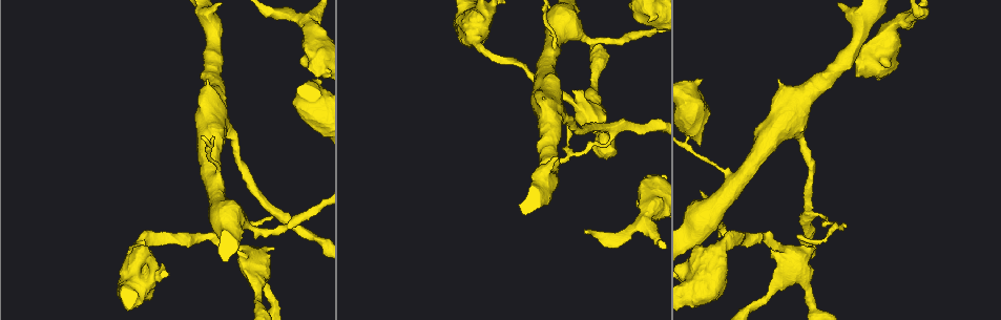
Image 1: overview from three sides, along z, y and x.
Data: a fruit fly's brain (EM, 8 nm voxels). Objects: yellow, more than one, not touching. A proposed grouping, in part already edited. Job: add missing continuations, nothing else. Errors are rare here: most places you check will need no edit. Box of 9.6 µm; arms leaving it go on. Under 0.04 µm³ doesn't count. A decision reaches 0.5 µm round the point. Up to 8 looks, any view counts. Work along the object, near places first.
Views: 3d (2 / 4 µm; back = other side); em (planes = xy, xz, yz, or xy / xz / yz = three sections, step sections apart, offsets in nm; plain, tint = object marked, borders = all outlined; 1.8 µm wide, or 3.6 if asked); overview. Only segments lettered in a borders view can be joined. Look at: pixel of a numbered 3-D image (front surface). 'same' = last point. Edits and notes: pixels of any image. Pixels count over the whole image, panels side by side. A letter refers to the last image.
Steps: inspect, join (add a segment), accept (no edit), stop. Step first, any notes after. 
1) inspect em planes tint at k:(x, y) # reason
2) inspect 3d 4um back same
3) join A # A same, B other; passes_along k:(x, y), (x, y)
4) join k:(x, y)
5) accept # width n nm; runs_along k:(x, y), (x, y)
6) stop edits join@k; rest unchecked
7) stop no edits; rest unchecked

inspect 3d 4um at 1:(701, 79) # free end

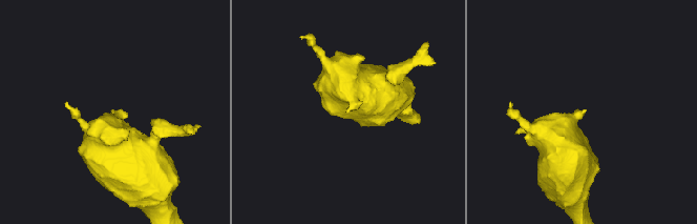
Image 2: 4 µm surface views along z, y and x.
inspect em xz step 4 borders at 2:(346, 110)

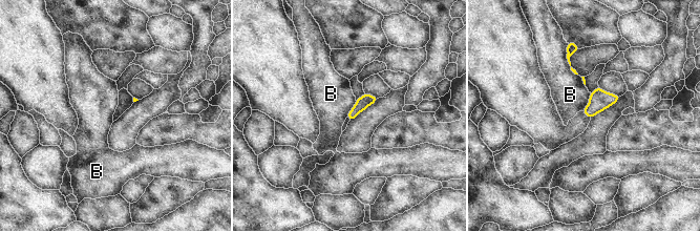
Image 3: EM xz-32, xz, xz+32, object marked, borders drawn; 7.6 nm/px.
inspect em planes borders same # cut it another way

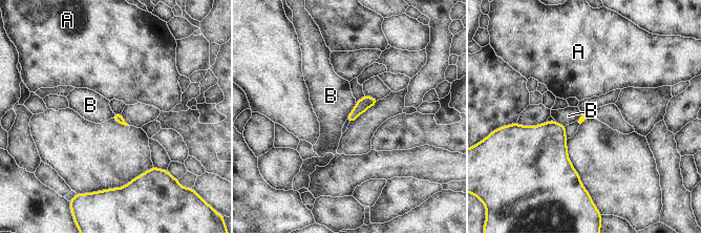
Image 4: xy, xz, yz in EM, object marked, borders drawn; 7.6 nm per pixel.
accept # A other, B other; border 4:(356, 103), (346, 119); no lettered segment goes on from it

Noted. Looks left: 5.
inspect 3d 2um at 1:(274, 248)

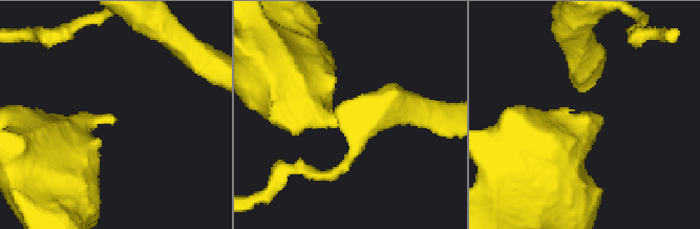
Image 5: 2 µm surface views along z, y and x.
inspect em planes plain at 5:(115, 117) # shape alone is not enough

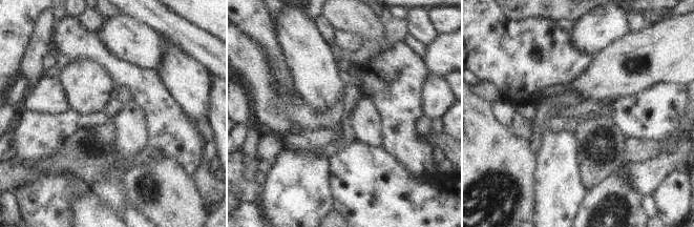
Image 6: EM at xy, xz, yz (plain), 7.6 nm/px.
inspect em planes borders same # what lies round it

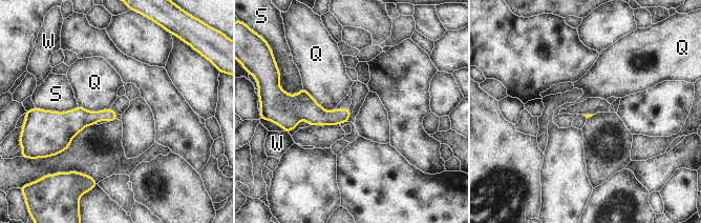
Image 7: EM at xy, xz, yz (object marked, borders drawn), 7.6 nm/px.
accept # Q other, S other, W other; border 7:(303, 87), (325, 109), (334, 109); no lettered segment goes on from it

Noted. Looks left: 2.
inspect em planes plain at 1:(847, 227)

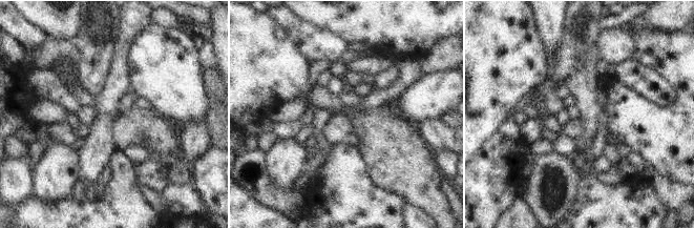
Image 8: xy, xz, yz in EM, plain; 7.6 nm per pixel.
inspect em planes borders same # see the neighbours

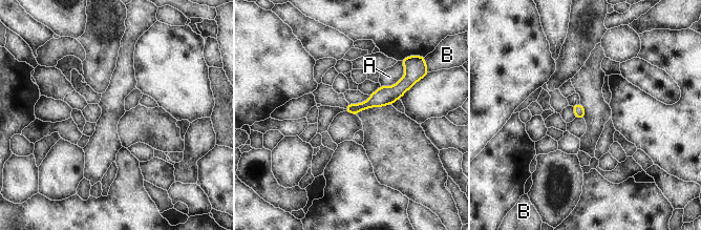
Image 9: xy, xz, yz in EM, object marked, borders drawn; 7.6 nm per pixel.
accept # width 80 nm; A other, B other; runs_along 9:(405, 83), (395, 92), (348, 108); no lettered segment goes on from it

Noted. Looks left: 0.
stop no edits; rest unchecked

